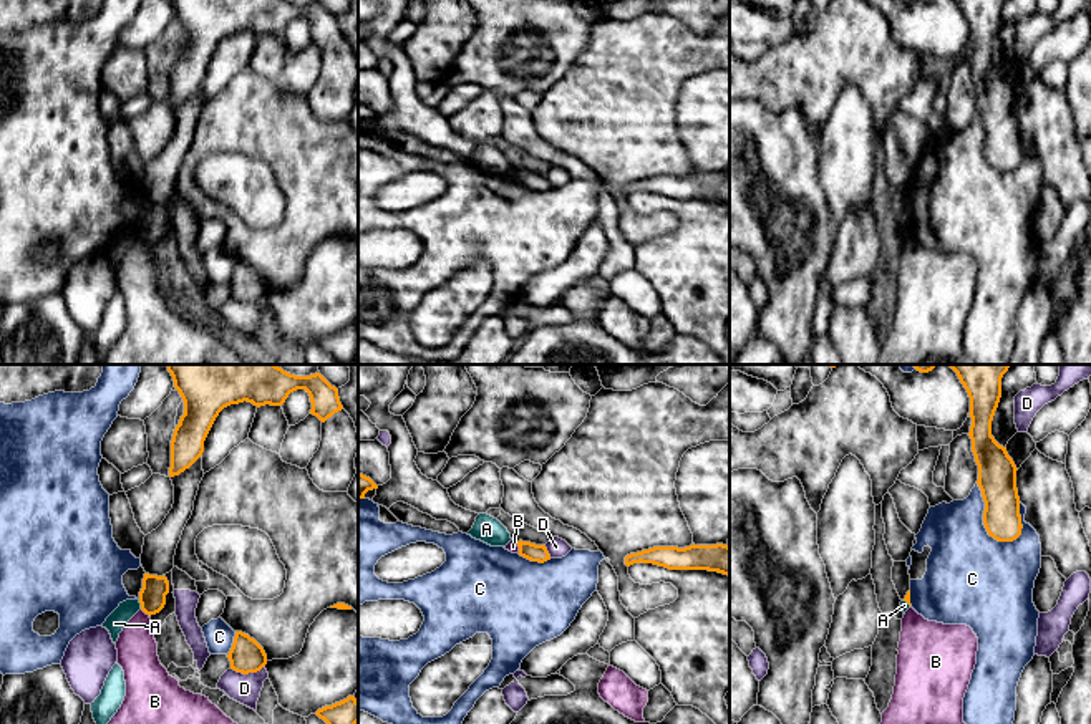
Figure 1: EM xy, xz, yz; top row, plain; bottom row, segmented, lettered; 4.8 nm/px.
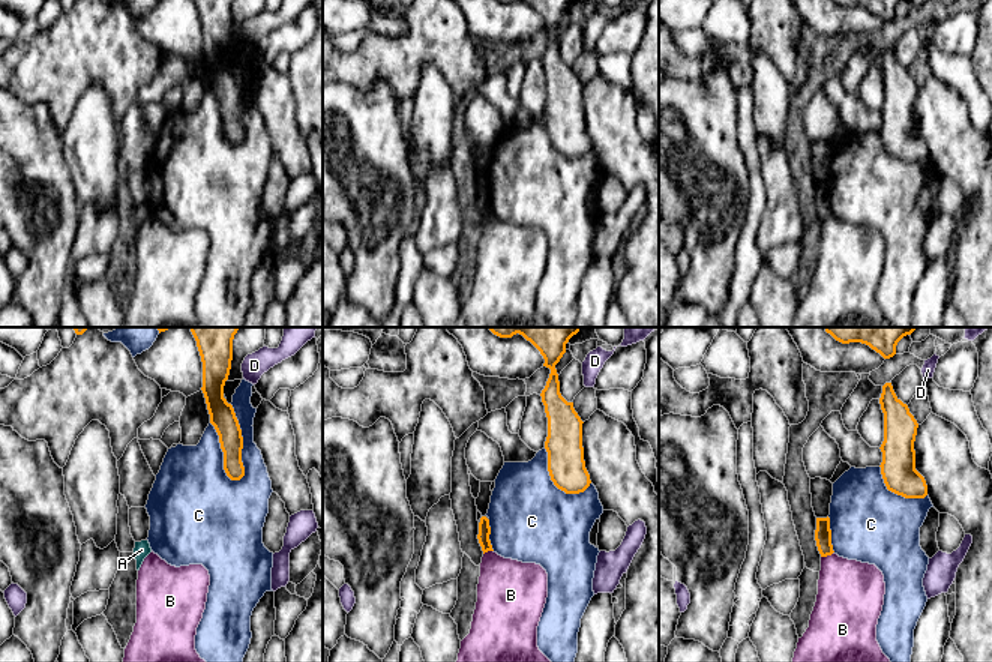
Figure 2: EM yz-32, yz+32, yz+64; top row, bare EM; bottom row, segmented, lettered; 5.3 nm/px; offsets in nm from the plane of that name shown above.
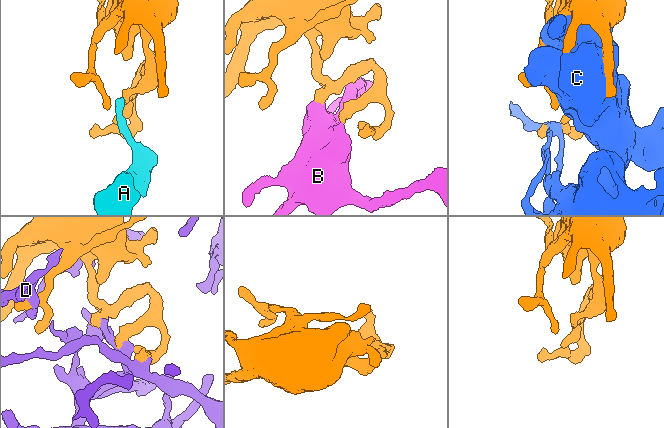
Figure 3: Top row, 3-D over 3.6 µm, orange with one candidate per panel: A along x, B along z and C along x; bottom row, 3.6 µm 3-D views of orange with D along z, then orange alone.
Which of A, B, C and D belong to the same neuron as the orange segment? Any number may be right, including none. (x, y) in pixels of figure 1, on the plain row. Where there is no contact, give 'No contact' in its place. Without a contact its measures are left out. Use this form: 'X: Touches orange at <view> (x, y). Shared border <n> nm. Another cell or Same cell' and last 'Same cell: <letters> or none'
A: Touches orange at xy (141, 234). Shared border 50 nm. Another cell
B: Touches orange at xy (146, 242). Shared border 60 nm. Same cell
C: Touches orange at yz (984, 151). Shared border 340 nm. Another cell
D: Touches orange at xy (247, 302). Shared border 170 nm. Another cell
Same cell: B

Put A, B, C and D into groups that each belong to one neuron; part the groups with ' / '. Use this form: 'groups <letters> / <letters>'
groups A / B / C / D

